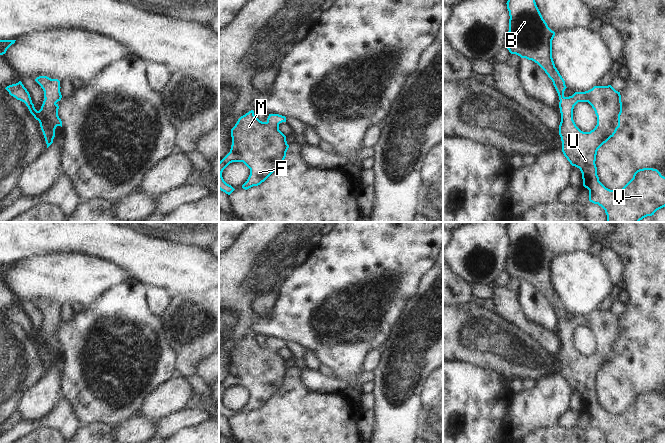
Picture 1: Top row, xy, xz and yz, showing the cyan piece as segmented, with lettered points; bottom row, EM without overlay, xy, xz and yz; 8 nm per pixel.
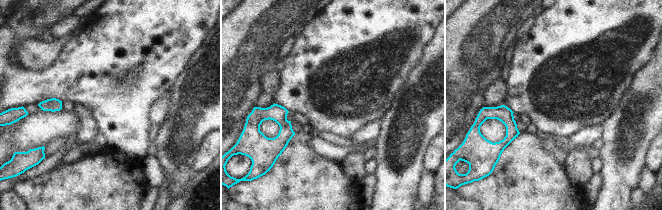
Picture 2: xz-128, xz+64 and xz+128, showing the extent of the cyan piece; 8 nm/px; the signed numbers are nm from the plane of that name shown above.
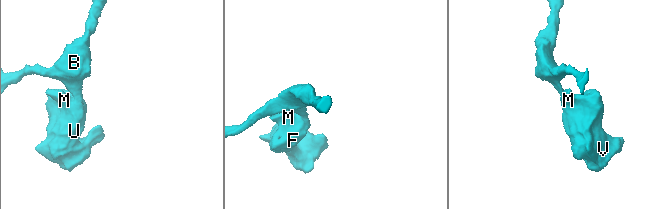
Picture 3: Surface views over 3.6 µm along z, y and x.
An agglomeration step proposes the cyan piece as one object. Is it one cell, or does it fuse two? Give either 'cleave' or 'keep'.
keep

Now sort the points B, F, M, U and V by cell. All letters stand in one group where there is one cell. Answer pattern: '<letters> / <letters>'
B F M U V

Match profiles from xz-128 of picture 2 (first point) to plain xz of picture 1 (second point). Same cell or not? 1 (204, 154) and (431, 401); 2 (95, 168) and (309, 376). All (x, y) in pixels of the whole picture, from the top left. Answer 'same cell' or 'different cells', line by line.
1: same cell
2: different cells

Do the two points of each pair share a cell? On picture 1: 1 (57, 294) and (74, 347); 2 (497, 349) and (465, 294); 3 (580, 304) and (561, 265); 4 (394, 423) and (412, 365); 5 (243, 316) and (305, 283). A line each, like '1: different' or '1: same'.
1: different
2: different
3: same
4: same
5: different

